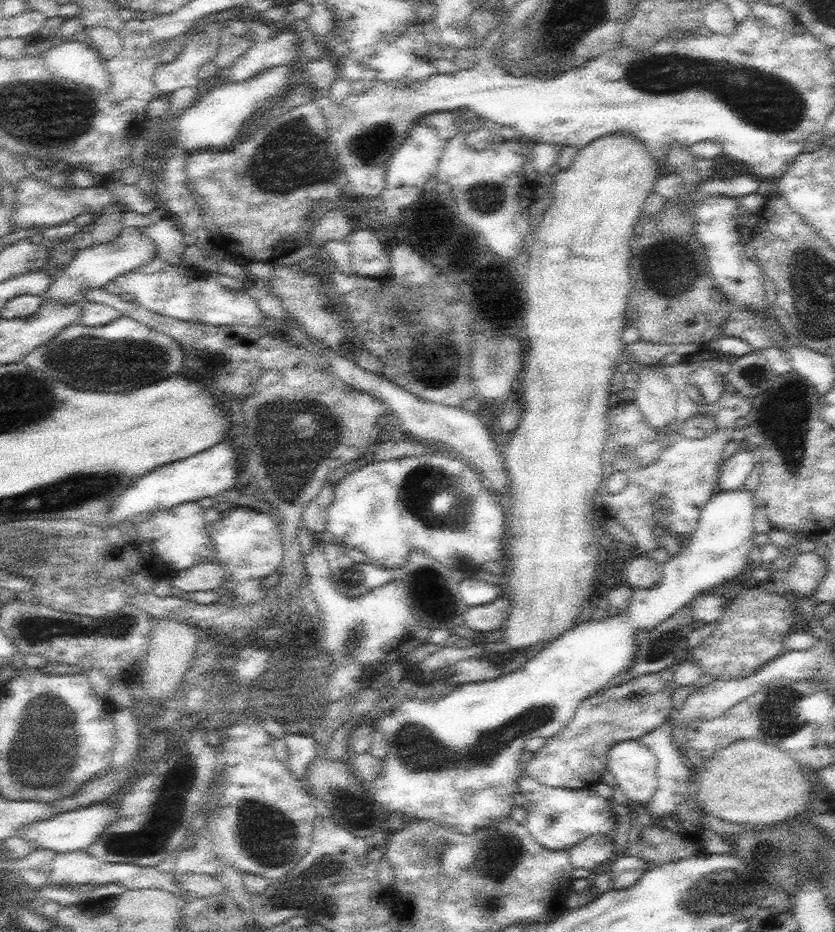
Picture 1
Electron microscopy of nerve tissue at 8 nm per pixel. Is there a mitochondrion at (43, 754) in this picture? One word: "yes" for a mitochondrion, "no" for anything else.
yes

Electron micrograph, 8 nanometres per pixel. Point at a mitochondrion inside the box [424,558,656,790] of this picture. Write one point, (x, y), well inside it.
(488, 745)

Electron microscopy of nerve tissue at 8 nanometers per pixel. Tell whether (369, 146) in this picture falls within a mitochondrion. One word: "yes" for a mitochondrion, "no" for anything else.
yes

